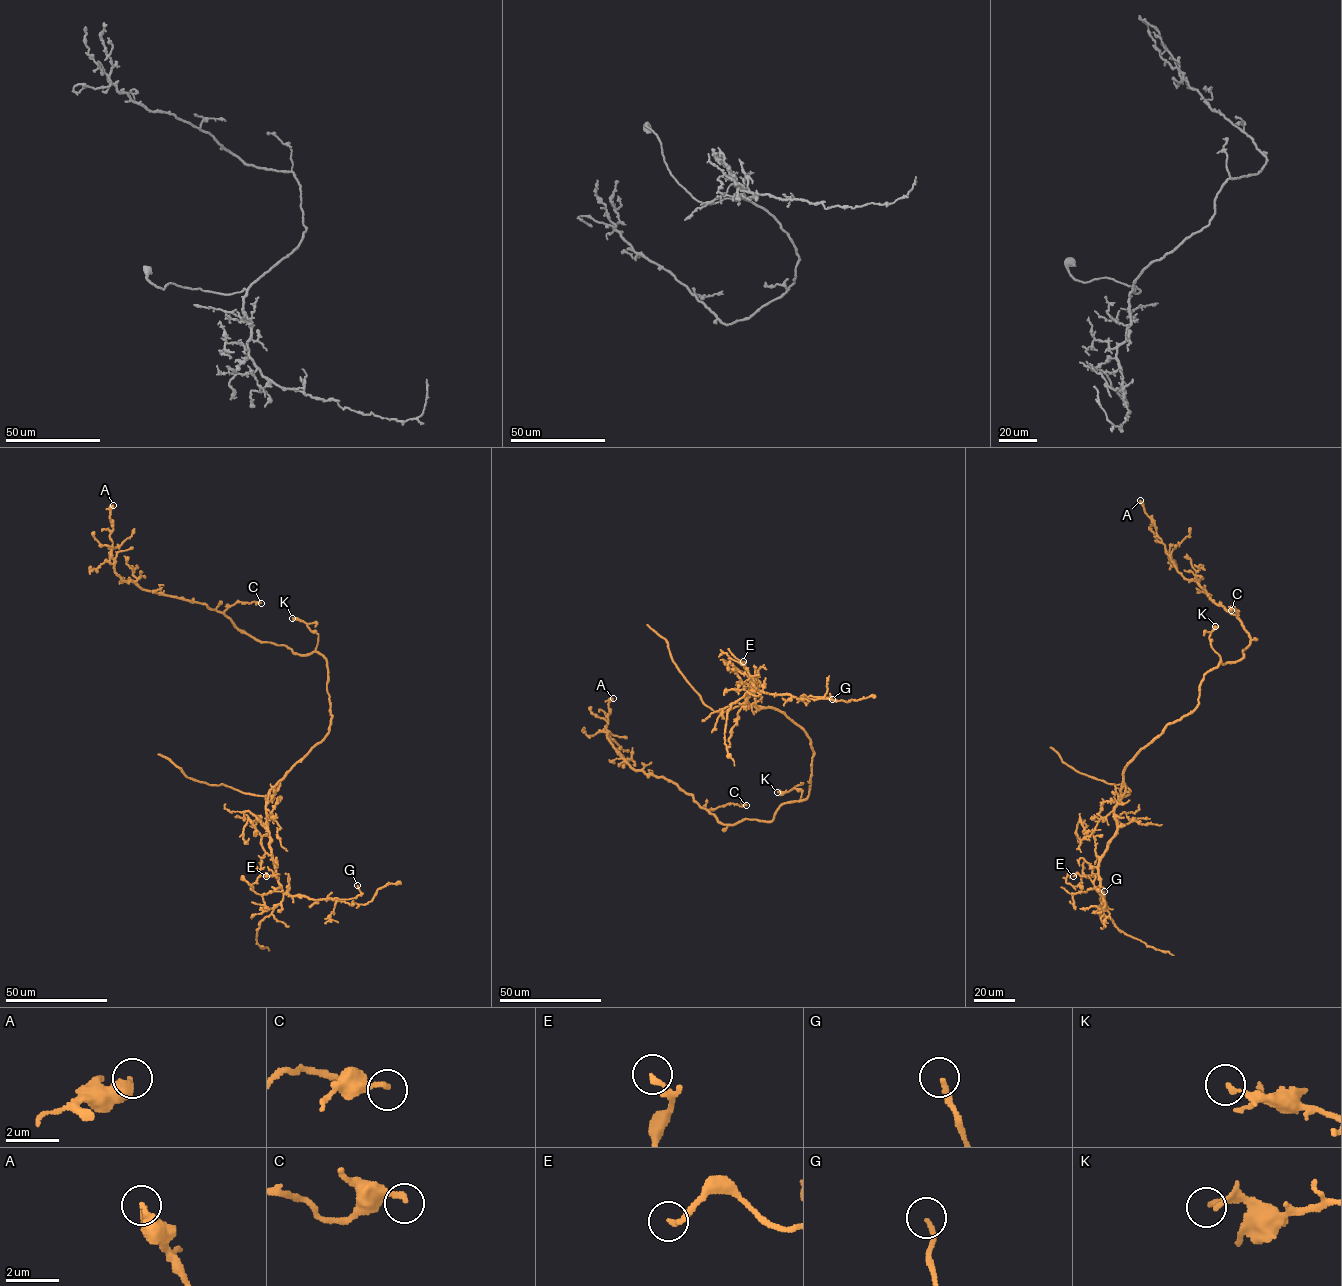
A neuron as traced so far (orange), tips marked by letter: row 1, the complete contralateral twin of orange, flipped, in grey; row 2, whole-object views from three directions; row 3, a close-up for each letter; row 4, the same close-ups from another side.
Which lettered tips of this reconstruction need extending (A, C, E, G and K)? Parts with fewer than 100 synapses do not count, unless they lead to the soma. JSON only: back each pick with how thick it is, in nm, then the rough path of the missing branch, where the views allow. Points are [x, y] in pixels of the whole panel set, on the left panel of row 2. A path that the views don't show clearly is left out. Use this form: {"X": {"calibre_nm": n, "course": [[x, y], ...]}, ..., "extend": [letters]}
{"extend": []}

